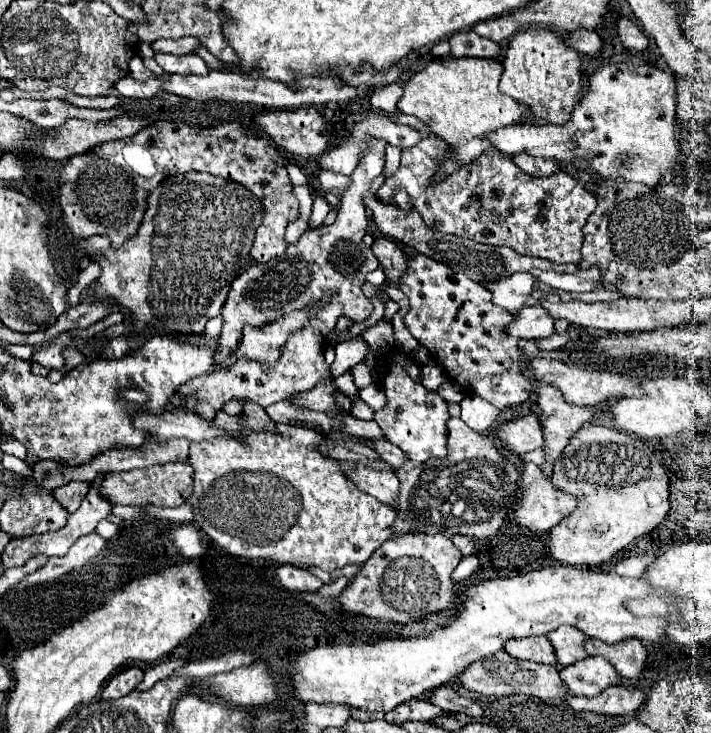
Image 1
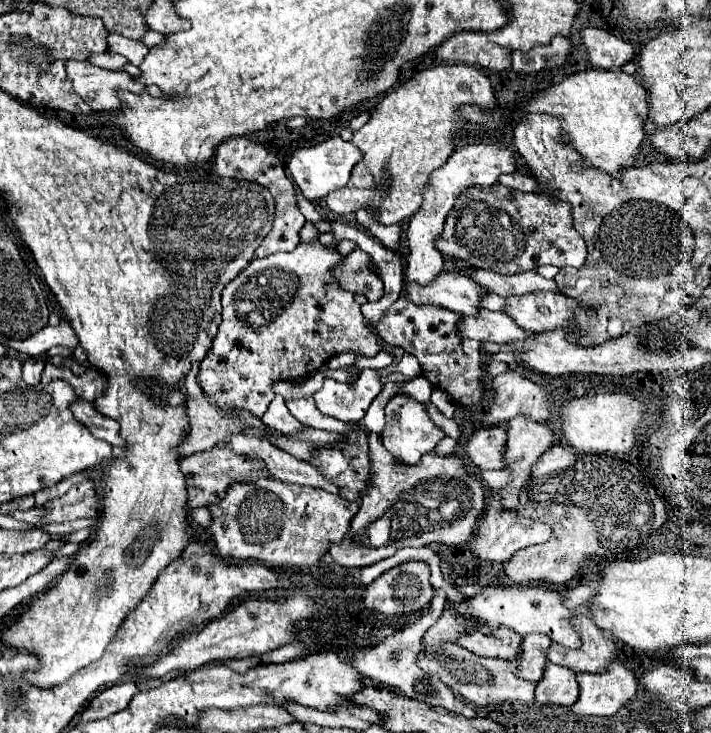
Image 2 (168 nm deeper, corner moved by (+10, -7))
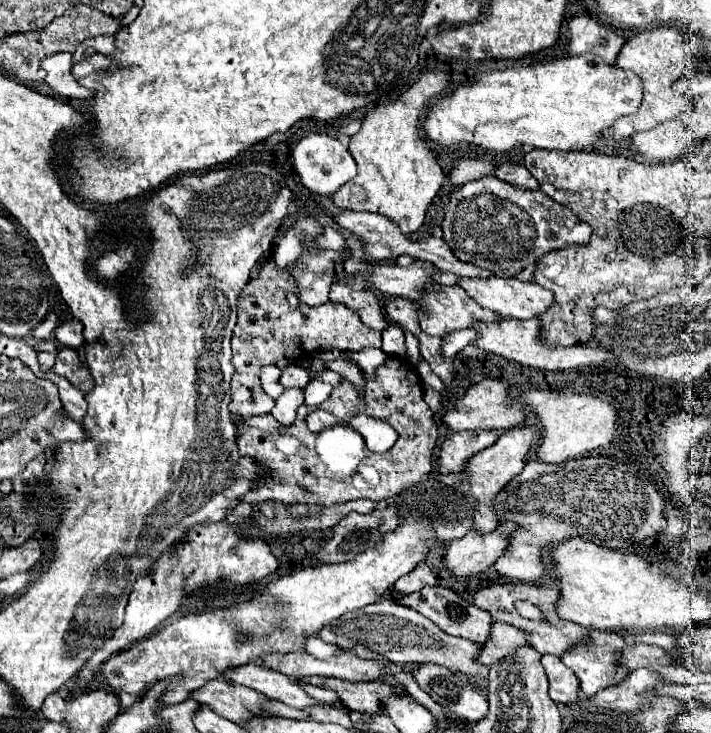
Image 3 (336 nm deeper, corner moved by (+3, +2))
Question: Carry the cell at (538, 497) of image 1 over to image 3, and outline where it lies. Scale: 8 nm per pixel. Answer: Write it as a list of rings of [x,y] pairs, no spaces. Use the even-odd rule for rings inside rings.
[[[504,522],[488,536],[468,532],[468,536],[452,540],[444,552],[444,568],[456,578],[470,578],[486,572],[496,562],[496,556],[508,546],[506,536],[512,530],[514,524]]]

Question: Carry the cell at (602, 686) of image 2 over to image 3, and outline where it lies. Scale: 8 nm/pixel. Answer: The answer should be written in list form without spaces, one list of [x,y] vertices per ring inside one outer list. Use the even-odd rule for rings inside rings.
[[[590,630],[586,644],[576,644],[574,648],[566,650],[560,658],[562,662],[572,668],[580,682],[580,690],[586,696],[592,696],[592,692],[598,692],[600,688],[606,688],[608,684],[618,684],[628,672],[624,668],[616,668],[616,656],[620,656],[620,648],[626,648],[628,644],[646,642],[646,644],[660,644],[660,646],[674,646],[676,636],[668,636],[662,632],[650,632],[650,634],[628,634],[628,632],[604,632],[604,630]]]

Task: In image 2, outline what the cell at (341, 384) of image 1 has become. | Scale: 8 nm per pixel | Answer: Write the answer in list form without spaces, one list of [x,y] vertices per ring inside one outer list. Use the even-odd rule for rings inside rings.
[[[323,365],[319,371],[326,372],[327,377],[339,382],[349,382],[357,377],[357,372],[352,367],[331,370],[326,365]]]

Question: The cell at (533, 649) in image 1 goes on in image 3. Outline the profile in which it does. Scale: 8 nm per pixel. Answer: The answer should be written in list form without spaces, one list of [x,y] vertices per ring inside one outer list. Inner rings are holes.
[[[428,586],[428,588],[422,588],[418,592],[412,592],[408,596],[400,596],[396,598],[398,604],[402,606],[408,606],[420,614],[424,614],[426,618],[430,618],[442,632],[450,634],[450,636],[460,636],[460,638],[466,638],[466,640],[472,640],[476,644],[482,644],[484,640],[488,640],[488,632],[490,632],[490,624],[492,624],[492,618],[488,616],[488,612],[468,604],[466,600],[462,600],[454,590],[450,588],[444,588],[444,586]]]

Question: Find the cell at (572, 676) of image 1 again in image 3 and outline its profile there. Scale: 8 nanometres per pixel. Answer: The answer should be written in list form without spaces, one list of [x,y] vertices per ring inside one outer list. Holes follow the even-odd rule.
[[[542,656],[542,666],[548,676],[548,696],[556,704],[572,704],[578,696],[578,680],[572,676],[572,670],[562,664],[558,656]]]

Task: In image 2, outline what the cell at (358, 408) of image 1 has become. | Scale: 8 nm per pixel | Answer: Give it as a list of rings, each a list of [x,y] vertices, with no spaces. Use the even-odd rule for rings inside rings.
[[[391,365],[385,367],[385,369],[363,369],[361,375],[359,375],[359,379],[353,385],[351,383],[339,383],[335,379],[327,379],[323,383],[321,391],[317,391],[313,395],[313,399],[317,403],[317,409],[321,413],[325,413],[325,415],[331,415],[331,417],[339,419],[339,421],[357,421],[357,419],[361,419],[365,415],[369,403],[379,395],[381,385],[383,385],[381,379],[385,375],[389,375],[391,371],[395,371],[395,369],[391,369]]]

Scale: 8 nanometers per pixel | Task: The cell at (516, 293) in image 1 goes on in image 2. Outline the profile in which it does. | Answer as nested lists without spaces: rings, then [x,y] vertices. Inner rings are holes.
[[[441,273],[433,285],[421,289],[419,285],[409,285],[409,299],[413,303],[431,303],[431,305],[445,305],[447,309],[459,311],[463,315],[477,317],[481,309],[481,301],[487,295],[487,289],[479,283],[471,281],[469,277],[455,275],[455,273]]]

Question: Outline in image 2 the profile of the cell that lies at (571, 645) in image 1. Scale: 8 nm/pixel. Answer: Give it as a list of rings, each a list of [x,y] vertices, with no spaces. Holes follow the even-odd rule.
[[[529,635],[523,637],[523,653],[519,663],[521,677],[529,681],[541,681],[545,665],[547,665],[547,651],[551,647],[551,639],[545,635]]]

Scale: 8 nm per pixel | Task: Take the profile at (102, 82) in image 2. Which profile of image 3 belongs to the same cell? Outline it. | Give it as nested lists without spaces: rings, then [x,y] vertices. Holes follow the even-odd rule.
[[[60,52],[60,54],[48,56],[40,62],[40,68],[46,72],[42,82],[46,86],[50,86],[56,94],[66,96],[66,98],[80,98],[80,100],[86,100],[92,96],[92,92],[88,92],[88,88],[82,88],[78,84],[78,80],[72,78],[72,74],[70,74],[72,54]]]

